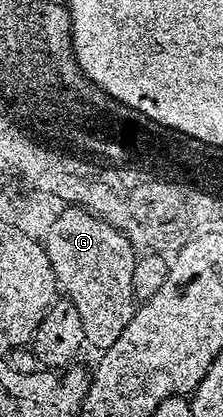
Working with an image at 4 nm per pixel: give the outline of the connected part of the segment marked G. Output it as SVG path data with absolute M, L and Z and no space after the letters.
M65 207L45 238L49 263L58 288L81 315L83 340L95 351L113 347L121 331L129 327L137 302L133 295L133 267L137 249L129 238L103 217L82 207Z

